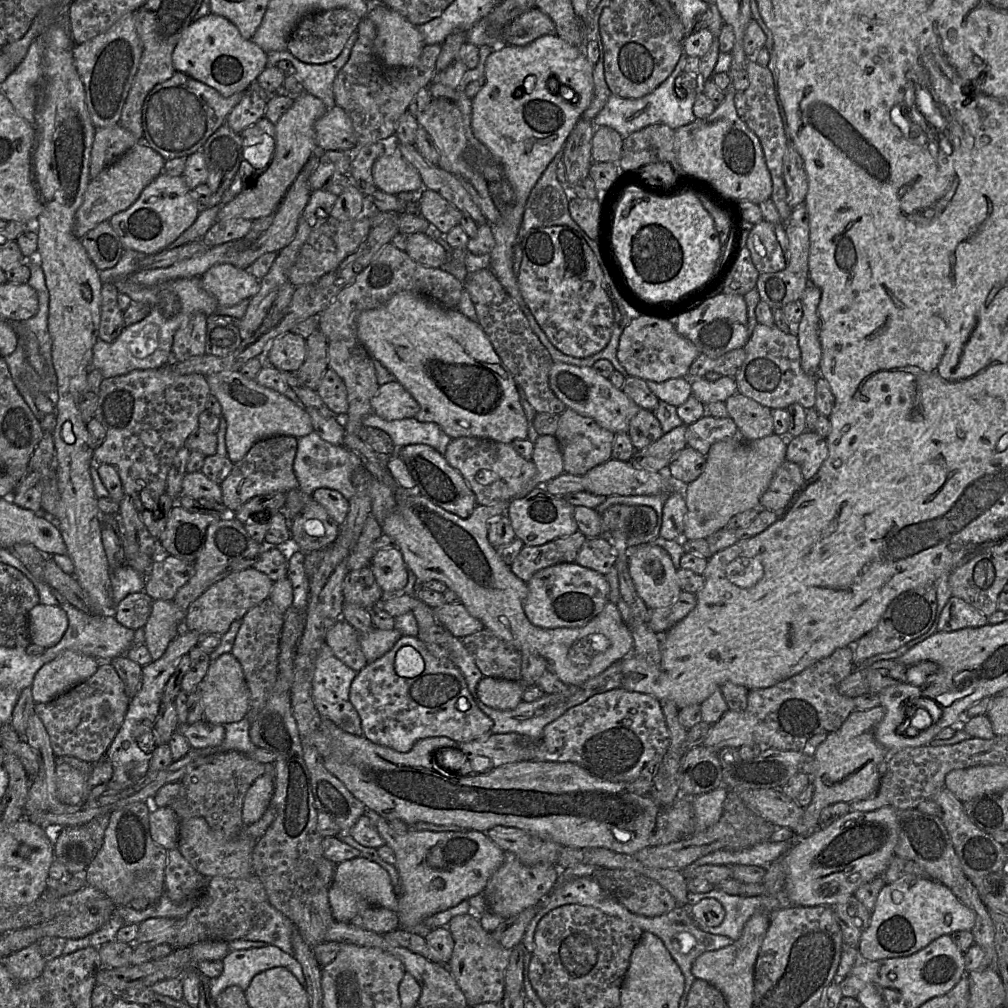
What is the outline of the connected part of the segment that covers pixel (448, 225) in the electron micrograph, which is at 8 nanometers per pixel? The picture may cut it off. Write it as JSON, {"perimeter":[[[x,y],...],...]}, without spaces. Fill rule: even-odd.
{"perimeter":[[[422,189],[418,213],[441,235],[459,225],[463,214],[437,192]]]}

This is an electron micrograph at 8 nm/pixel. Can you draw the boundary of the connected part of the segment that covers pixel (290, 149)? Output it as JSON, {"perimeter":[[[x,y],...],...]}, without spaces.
{"perimeter":[[[294,75],[285,77],[282,88],[287,96],[293,97],[294,101],[288,111],[274,124],[275,142],[272,158],[265,168],[255,170],[245,180],[248,181],[254,174],[247,186],[243,187],[230,202],[221,206],[216,221],[235,217],[253,221],[274,213],[301,169],[318,150],[314,124],[326,113],[326,106],[319,98],[303,91]]]}

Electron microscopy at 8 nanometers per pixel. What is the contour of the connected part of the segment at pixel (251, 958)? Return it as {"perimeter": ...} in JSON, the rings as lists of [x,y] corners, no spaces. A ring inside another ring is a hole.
{"perimeter":[[[276,946],[232,950],[223,960],[223,971],[214,979],[209,979],[211,996],[215,999],[228,987],[238,986],[246,992],[253,977],[274,968],[285,967],[305,988],[305,977],[298,961]]]}

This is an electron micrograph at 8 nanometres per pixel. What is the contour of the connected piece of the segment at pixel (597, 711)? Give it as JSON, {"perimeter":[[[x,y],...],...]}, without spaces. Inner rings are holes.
{"perimeter":[[[618,687],[592,696],[548,724],[540,739],[536,758],[530,761],[572,762],[599,779],[631,783],[645,780],[648,773],[654,776],[669,744],[669,732],[659,700],[648,694]]]}

